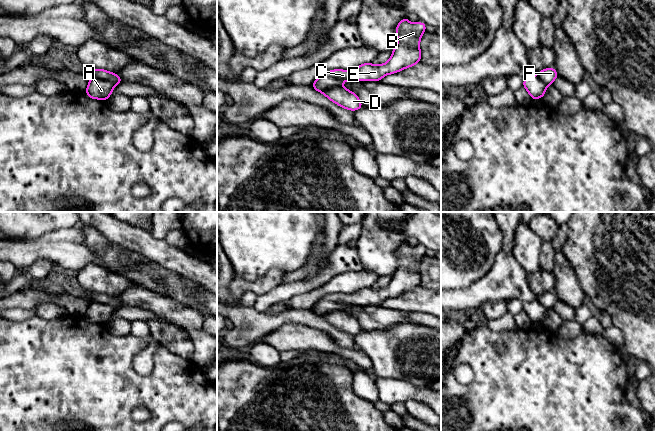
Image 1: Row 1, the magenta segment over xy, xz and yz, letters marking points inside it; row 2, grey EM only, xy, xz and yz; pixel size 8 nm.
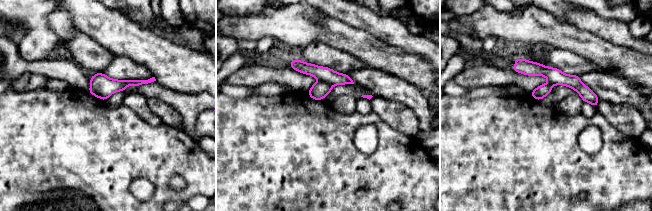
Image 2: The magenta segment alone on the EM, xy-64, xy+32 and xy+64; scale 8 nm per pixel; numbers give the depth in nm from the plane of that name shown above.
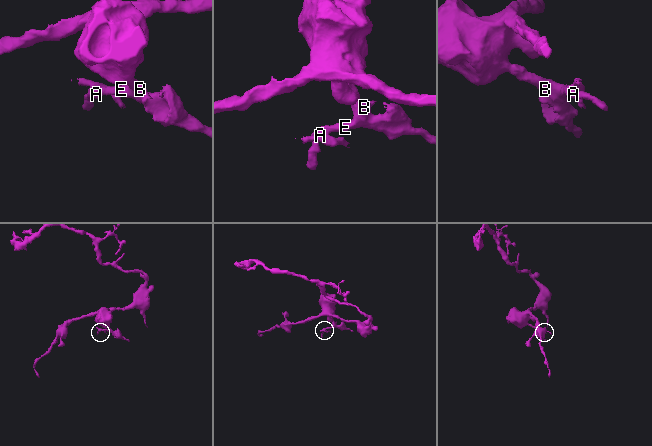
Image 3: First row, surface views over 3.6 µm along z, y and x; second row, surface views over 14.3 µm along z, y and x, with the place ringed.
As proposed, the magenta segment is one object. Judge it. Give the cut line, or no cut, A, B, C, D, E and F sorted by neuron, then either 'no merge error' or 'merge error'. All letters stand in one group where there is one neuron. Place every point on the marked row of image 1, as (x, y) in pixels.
cut in xy along (91, 76), (111, 80), (116, 84); A B C E / D F; merge error

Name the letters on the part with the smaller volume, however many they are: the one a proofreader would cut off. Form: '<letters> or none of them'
D, F

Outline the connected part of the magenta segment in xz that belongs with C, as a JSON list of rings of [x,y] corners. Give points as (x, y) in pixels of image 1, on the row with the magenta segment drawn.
[[[405,17],[398,23],[395,31],[397,45],[386,63],[379,65],[364,63],[350,70],[326,71],[311,86],[322,93],[332,88],[342,87],[345,81],[381,81],[386,75],[400,72],[420,63],[420,40],[426,31],[426,24],[413,23]]]

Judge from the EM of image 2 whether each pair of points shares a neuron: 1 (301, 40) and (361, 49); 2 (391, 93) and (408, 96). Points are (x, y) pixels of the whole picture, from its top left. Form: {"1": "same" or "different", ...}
{"1": "same", "2": "same"}

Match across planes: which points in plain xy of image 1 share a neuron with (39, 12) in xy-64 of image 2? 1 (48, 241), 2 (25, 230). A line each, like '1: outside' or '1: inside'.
1: outside
2: inside

